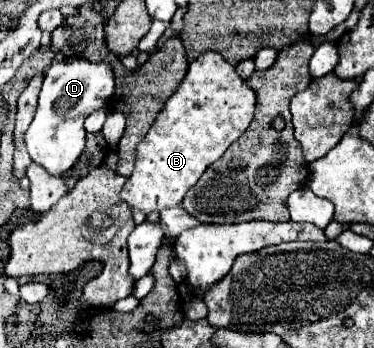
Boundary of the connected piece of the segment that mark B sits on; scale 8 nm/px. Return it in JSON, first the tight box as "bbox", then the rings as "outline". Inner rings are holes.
{"bbox":[121,51,255,215],"outline":[[[205,51],[191,65],[175,95],[165,103],[147,137],[137,147],[137,161],[121,199],[145,215],[179,207],[201,173],[249,127],[255,111],[255,93],[219,53]]]}

